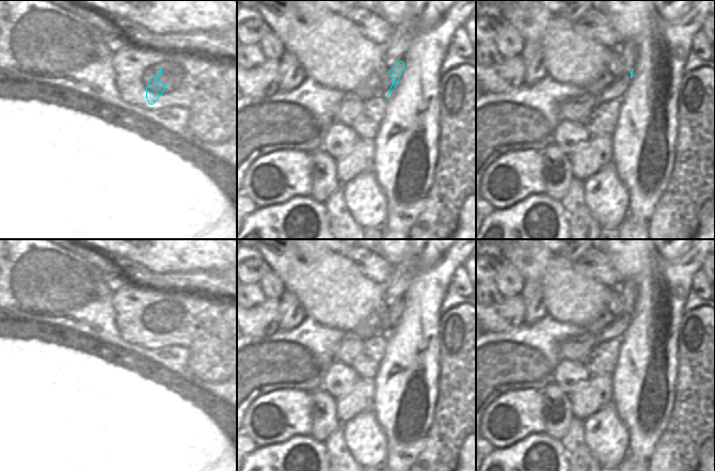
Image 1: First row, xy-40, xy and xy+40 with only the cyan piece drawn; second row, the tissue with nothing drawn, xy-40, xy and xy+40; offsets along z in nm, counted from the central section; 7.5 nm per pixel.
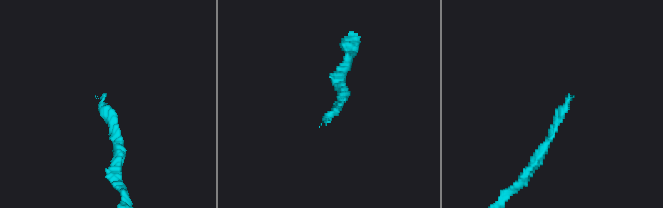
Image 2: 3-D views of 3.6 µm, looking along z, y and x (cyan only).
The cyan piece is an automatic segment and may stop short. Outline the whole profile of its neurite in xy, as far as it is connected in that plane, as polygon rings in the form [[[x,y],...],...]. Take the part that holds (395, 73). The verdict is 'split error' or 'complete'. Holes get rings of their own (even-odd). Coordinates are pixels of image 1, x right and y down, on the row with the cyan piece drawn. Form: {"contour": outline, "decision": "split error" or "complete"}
{"contour": [[[402,61],[397,62],[394,67],[388,72],[391,78],[392,78],[392,87],[387,93],[387,96],[394,91],[396,85],[398,84],[398,81],[400,79],[400,76],[404,69],[404,63]]], "decision": "complete"}

